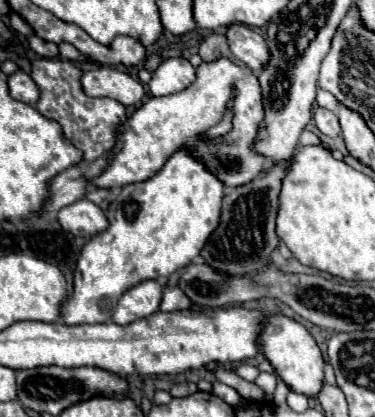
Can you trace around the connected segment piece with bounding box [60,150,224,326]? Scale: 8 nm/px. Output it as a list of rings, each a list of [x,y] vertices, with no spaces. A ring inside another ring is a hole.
[[[178,150],[168,158],[164,168],[146,182],[124,186],[110,208],[106,210],[110,226],[96,234],[90,242],[80,250],[80,258],[74,268],[74,292],[70,300],[62,300],[60,316],[66,326],[78,324],[104,324],[112,320],[114,304],[120,296],[132,286],[144,280],[168,278],[180,268],[188,266],[204,248],[212,228],[216,228],[216,220],[220,220],[220,200],[224,196],[224,184],[216,180],[210,172],[206,172],[204,164],[188,154],[188,150]]]

